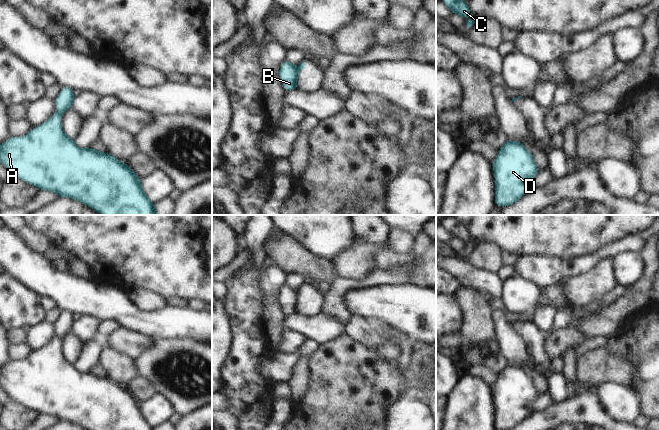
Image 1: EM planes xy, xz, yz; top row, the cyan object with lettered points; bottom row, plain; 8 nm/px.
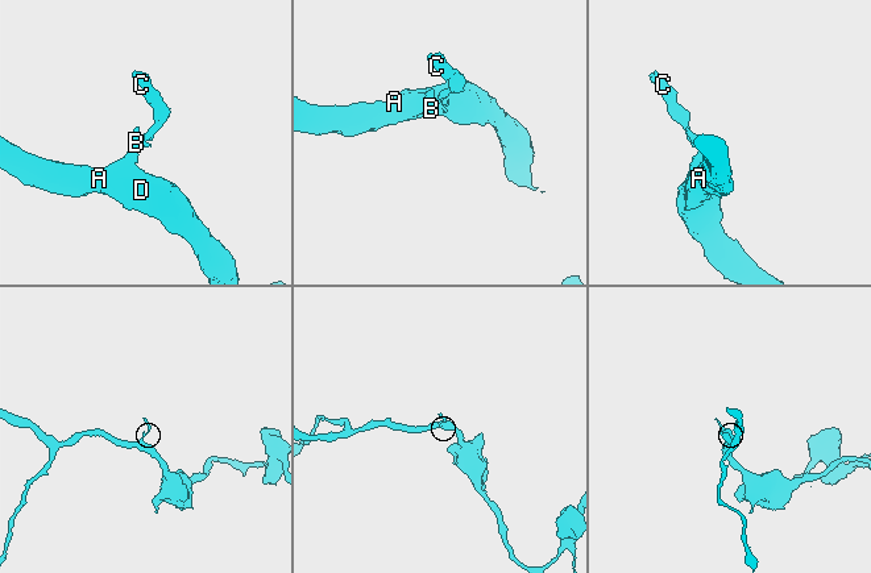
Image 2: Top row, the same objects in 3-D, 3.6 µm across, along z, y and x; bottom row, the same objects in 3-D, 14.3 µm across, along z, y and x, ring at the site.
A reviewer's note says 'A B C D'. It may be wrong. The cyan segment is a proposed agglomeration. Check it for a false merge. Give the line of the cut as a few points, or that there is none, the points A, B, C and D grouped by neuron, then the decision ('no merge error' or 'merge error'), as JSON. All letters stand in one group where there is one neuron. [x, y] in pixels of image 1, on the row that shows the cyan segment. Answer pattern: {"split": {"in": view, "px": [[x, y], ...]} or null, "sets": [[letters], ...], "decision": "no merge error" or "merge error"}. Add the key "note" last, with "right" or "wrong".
{"split": {"in": "xz", "px": [[296, 68], [298, 71]]}, "sets": [["A", "B", "D"], ["C"]], "decision": "merge error", "note": "wrong"}

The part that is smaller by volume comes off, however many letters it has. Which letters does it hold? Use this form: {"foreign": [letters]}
{"foreign": ["C"]}

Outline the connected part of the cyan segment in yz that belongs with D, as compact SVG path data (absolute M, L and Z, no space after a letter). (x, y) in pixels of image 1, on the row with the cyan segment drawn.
M507 140L492 163L495 174L495 205L508 206L528 193L539 169L524 145Z

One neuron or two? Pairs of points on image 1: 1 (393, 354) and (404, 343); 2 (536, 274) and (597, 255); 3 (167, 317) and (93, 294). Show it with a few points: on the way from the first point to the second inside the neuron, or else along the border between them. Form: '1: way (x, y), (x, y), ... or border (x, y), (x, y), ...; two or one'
1: border (396, 345), (400, 349), (400, 356), (397, 360); two
2: way (551, 271), (582, 264); one
3: way (149, 318), (134, 318), (111, 301); one

